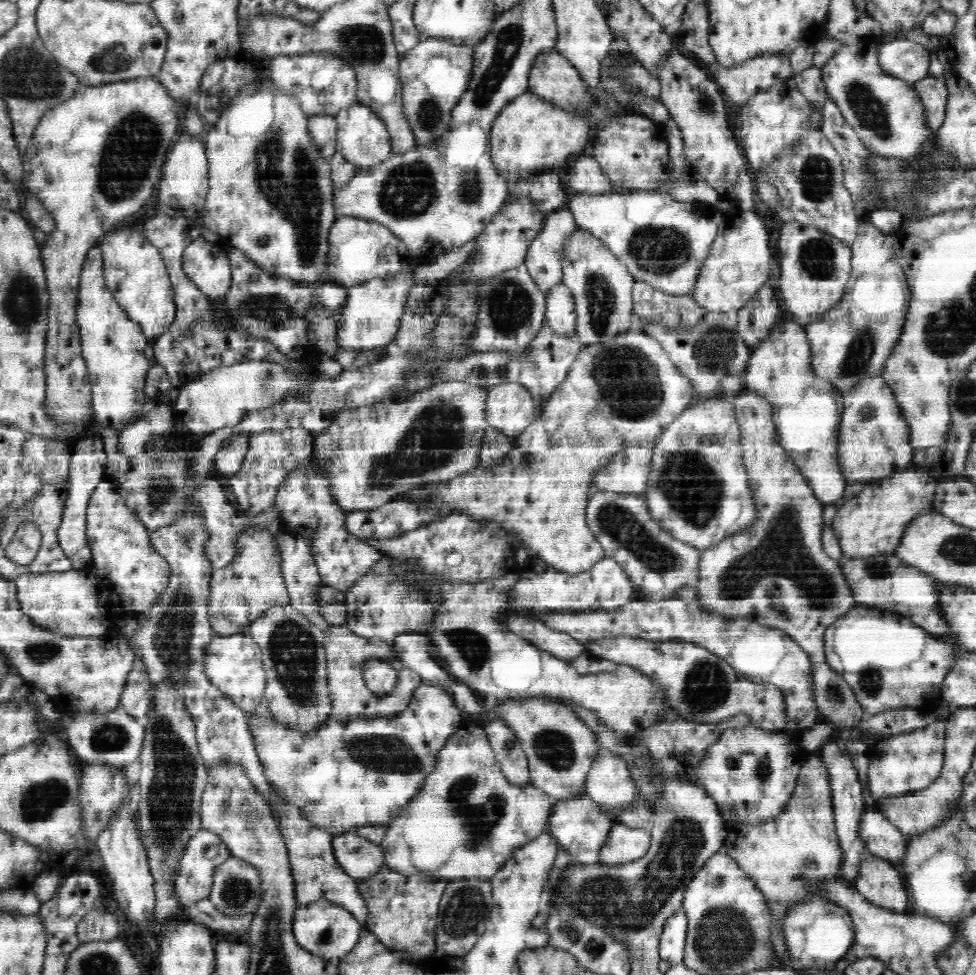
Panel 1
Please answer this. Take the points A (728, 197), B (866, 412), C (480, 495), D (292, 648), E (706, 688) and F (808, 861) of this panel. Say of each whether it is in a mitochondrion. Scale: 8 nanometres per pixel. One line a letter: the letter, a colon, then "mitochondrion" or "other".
A: other
B: mitochondrion
C: mitochondrion
D: mitochondrion
E: mitochondrion
F: mitochondrion

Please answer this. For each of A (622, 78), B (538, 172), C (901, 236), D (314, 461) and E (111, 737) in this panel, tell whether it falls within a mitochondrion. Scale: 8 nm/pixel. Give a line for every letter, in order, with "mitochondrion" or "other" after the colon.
A: mitochondrion
B: other
C: other
D: other
E: mitochondrion

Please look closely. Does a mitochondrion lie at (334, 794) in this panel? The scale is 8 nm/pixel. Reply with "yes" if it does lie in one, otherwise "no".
no

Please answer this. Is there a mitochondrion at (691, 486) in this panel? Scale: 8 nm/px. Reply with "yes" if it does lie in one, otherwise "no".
yes

